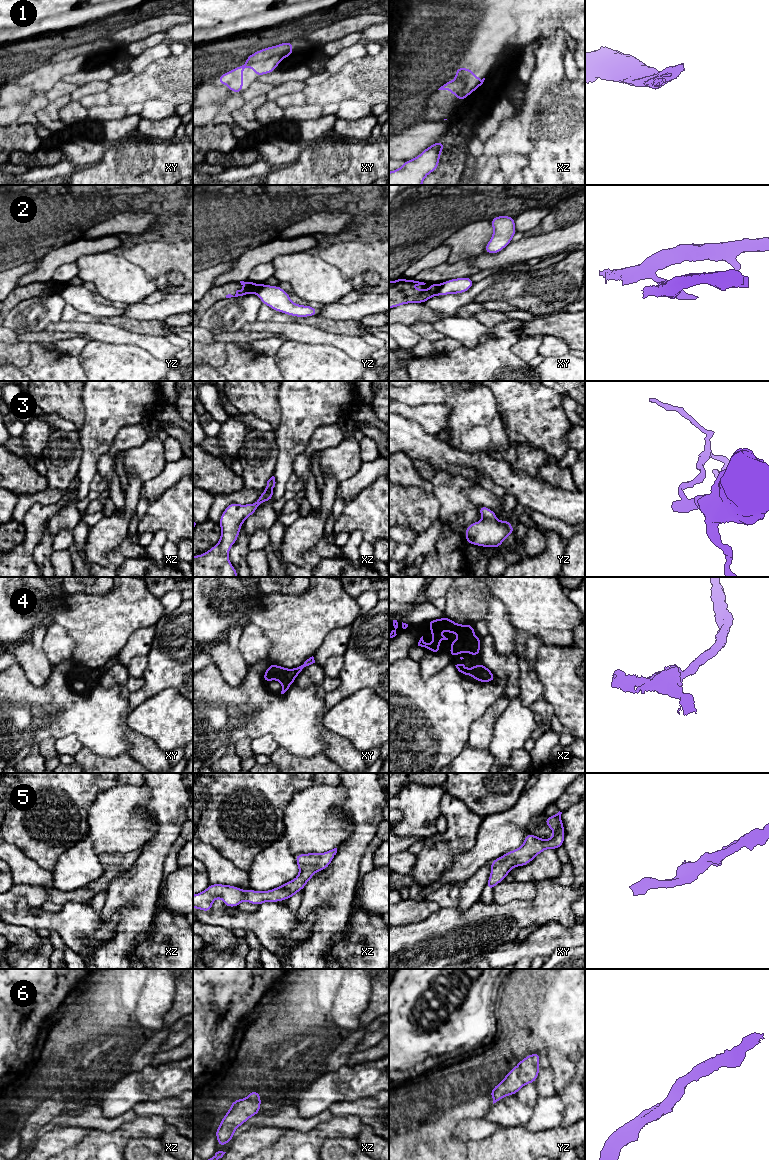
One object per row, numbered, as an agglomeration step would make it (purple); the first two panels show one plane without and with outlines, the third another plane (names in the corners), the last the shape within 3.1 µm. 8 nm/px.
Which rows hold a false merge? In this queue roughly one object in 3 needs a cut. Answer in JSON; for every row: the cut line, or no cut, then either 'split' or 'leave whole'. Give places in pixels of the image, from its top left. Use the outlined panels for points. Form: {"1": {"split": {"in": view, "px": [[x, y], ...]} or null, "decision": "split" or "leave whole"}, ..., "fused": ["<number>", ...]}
{"1": {"split": {"in": "xy", "px": [[282, 58], [271, 56], [267, 59], [246, 63]]}, "decision": "split"}, "2": {"split": {"in": "xy", "px": [[440, 284], [435, 294]]}, "decision": "split"}, "3": {"split": {"in": "yz", "px": [[484, 518], [495, 520]]}, "decision": "split"}, "4": {"split": null, "decision": "leave whole"}, "5": {"split": null, "decision": "leave whole"}, "6": {"split": null, "decision": "leave whole"}, "fused": ["1", "2", "3"]}

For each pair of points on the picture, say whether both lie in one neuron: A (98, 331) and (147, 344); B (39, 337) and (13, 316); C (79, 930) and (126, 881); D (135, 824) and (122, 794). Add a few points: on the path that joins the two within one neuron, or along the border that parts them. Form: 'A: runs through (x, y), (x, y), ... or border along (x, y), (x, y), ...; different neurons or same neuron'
A: runs through (110, 334), (135, 339); same neuron
B: border along (41, 330), (20, 333), (18, 335); different neurons
C: border along (101, 911), (105, 921), (120, 913), (115, 931); different neurons
D: runs through (128, 817), (122, 811), (122, 801); same neuron

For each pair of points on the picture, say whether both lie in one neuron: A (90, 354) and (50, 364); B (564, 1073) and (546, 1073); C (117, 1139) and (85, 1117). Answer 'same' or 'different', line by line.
A: different
B: different
C: different

